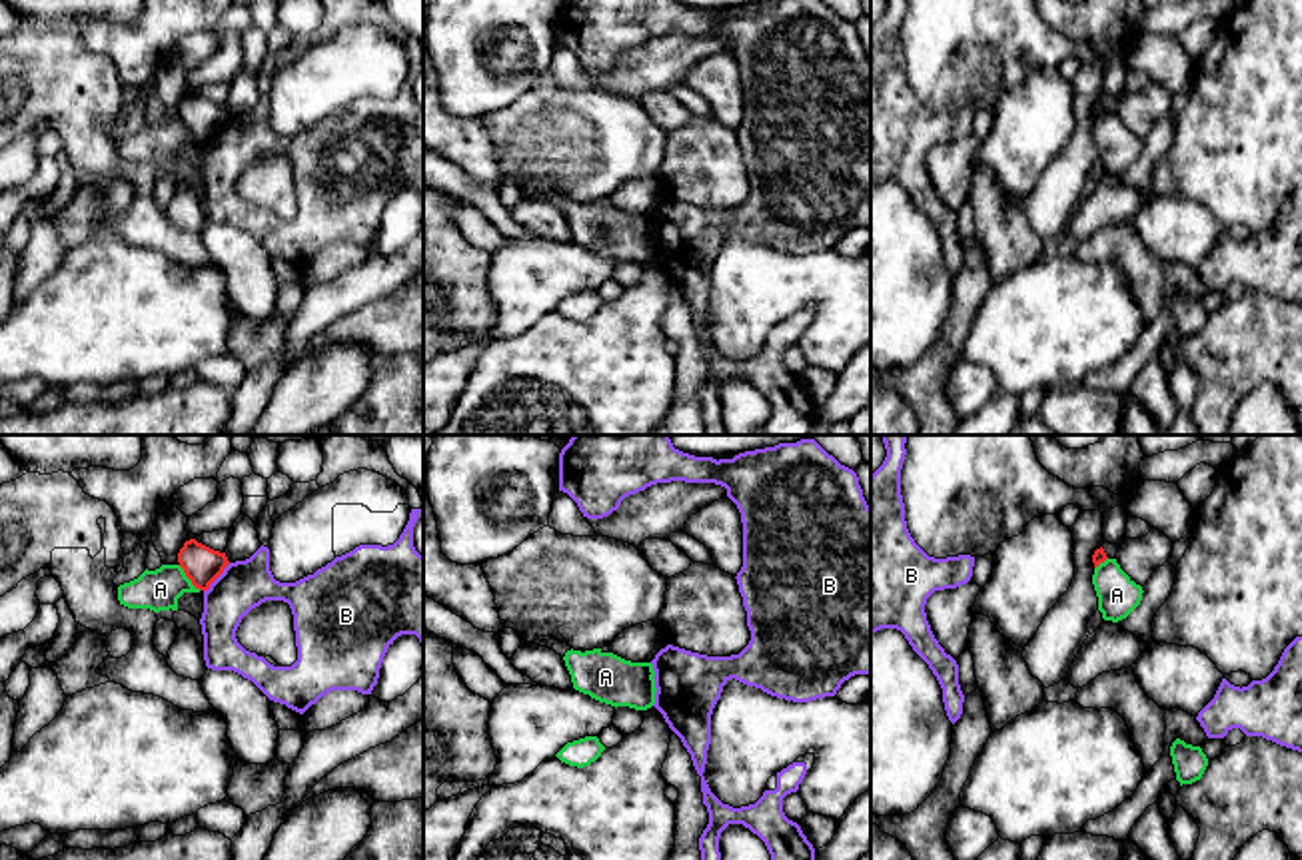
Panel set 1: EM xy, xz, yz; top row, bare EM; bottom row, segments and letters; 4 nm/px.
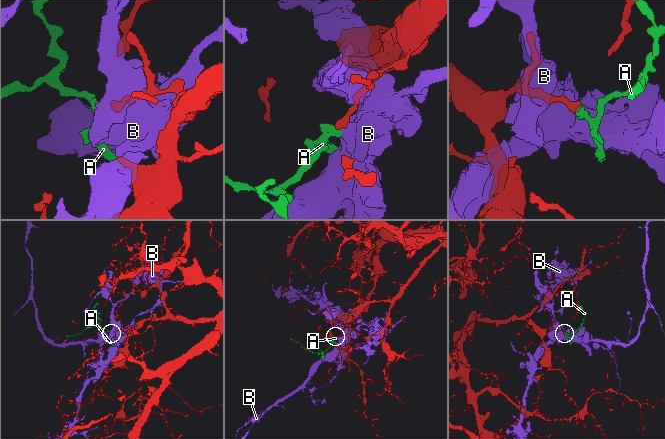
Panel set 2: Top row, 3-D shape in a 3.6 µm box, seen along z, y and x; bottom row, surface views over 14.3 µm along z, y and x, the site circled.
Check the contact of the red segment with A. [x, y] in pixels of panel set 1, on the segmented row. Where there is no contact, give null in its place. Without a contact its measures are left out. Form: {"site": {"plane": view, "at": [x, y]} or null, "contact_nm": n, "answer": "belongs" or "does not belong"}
{"site": {"plane": "xy", "at": [188, 577]}, "contact_nm": 140, "answer": "does not belong"}

